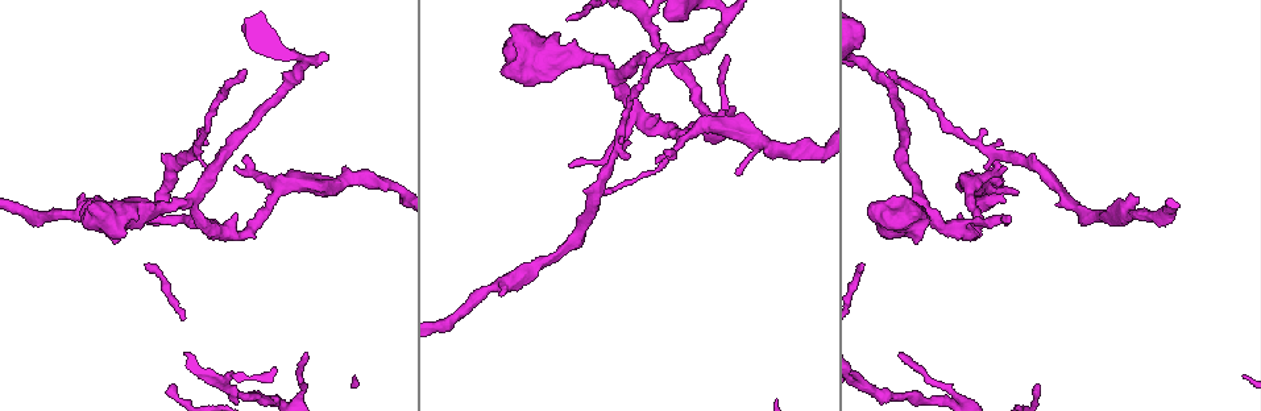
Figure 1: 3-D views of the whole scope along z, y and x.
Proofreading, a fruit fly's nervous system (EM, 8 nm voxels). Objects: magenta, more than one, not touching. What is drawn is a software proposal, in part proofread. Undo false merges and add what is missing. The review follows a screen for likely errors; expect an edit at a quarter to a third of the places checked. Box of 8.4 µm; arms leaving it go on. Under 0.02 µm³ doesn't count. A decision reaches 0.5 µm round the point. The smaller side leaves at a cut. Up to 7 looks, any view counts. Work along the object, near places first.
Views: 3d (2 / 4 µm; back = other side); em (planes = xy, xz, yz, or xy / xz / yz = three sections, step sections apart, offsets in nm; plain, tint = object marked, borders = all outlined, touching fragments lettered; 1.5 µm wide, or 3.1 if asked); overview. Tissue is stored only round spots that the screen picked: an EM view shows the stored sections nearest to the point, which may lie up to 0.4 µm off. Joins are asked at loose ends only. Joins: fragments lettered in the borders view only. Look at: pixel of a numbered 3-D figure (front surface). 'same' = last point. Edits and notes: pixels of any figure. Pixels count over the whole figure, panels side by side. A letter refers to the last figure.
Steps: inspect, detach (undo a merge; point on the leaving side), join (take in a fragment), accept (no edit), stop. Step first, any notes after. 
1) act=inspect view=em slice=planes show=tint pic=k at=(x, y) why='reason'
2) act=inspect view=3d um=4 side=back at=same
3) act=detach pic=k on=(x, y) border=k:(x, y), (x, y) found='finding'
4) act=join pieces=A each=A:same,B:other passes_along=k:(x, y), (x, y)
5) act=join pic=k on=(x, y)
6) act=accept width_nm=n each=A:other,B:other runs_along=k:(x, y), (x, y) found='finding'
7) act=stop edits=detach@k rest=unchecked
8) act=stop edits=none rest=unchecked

act=inspect view=3d um=2 side=back pic=1 at=(888, 69)

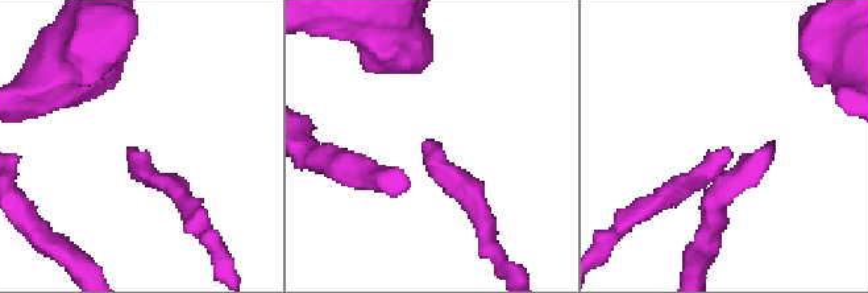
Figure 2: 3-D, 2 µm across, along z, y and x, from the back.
act=inspect view=em slice=planes show=borders pic=2 at=(131, 148)

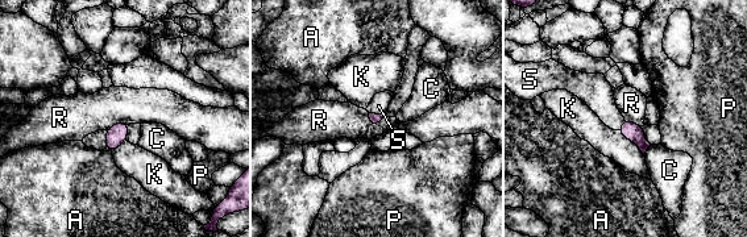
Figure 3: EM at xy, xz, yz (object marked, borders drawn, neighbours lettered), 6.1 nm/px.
act=join pieces=S each=A:other,C:other,K:other,P:other,R:other,S:same found='it goes on there'

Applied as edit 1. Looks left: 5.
act=inspect view=em slice=planes show=borders pic=1 at=(920, 203) why='three arms meet'

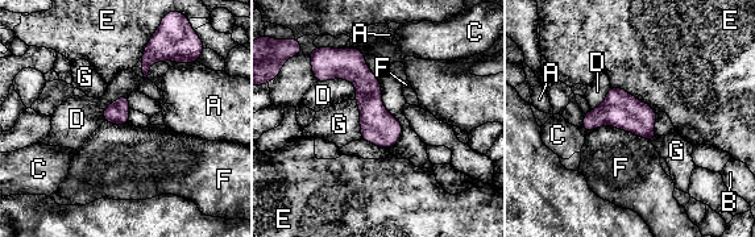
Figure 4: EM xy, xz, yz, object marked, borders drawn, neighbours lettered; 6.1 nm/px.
act=accept each=A:other,B:other,C:other,D:other,E:other,F:other,G:other runs_along=4:(337, 53), (368, 84), (389, 145) found='one neuron here'

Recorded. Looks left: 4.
act=inspect view=em slice=planes show=borders pic=1 at=(728, 57) why='an open end'

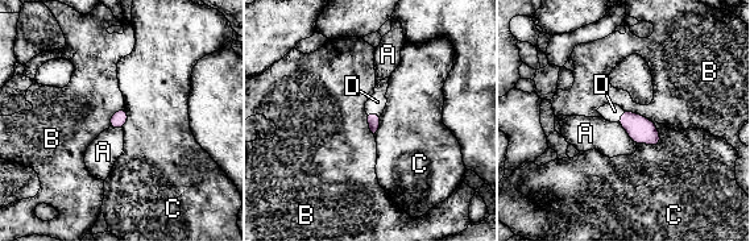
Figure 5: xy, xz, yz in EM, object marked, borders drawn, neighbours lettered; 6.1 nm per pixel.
act=join pieces=D width_nm=90 each=A:other,B:other,C:other,D:same passes_along=5:(373, 120), (373, 113), (377, 102) found='it goes on there'

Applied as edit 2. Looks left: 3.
act=stop edits=join@3,join@5 rest=unchecked

